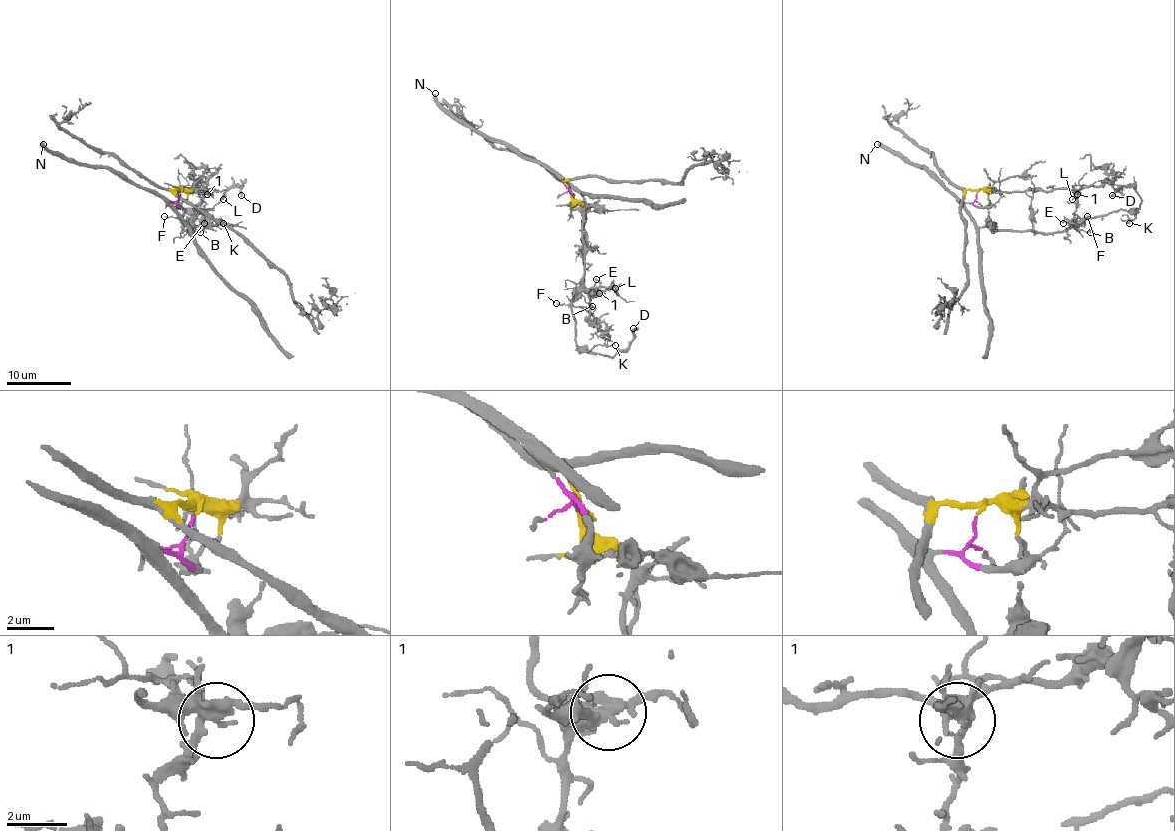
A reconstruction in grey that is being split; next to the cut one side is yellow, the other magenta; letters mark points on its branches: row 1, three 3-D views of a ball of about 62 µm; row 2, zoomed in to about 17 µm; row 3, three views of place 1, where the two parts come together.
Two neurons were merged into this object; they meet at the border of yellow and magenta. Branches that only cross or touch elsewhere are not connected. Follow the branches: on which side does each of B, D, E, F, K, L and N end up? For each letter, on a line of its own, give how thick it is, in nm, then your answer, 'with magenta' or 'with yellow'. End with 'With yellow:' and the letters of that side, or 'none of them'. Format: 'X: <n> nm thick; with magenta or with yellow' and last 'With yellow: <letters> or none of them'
B: 170 nm thick; with magenta
D: 240 nm thick; with magenta
E: 120 nm thick; with magenta
F: 130 nm thick; with magenta
K: 140 nm thick; with magenta
L: 140 nm thick; with magenta
N: 440 nm thick; with magenta
With yellow: none of them

